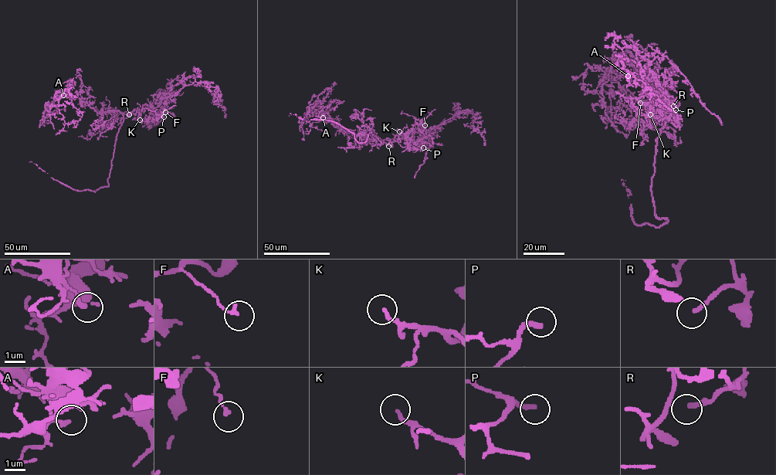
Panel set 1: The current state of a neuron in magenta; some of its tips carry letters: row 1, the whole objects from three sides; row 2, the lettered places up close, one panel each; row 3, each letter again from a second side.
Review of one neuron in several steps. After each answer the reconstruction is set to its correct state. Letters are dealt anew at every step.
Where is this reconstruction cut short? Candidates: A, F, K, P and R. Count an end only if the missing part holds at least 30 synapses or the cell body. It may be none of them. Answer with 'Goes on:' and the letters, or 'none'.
Goes on: K, P

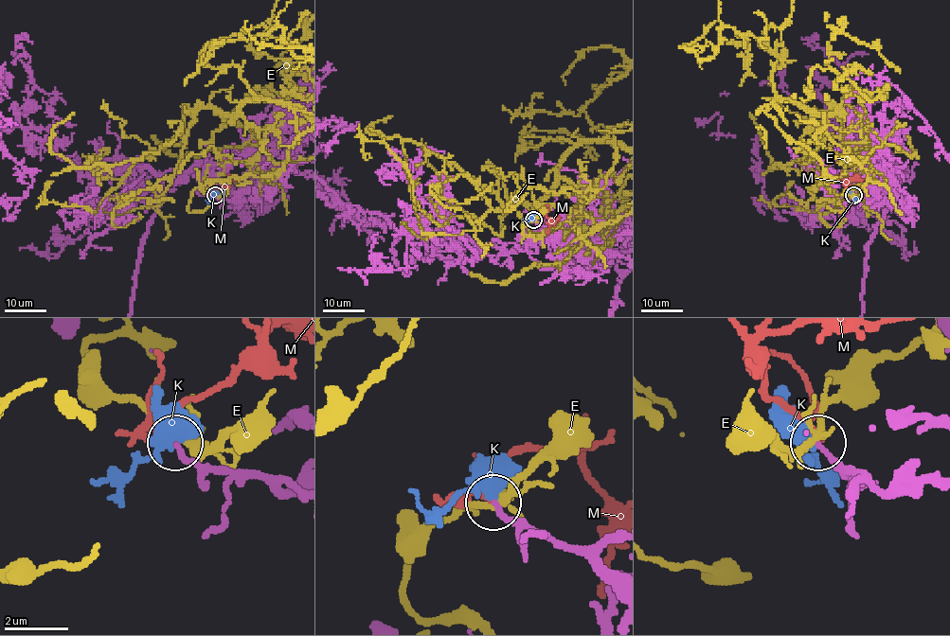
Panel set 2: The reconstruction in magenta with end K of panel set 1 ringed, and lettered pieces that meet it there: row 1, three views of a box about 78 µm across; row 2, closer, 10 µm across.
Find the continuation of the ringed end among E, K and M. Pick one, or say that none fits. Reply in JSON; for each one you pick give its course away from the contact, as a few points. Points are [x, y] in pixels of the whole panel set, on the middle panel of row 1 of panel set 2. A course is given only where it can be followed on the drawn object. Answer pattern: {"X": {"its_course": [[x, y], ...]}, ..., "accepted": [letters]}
{"M": {"its_course": [[533, 220], [536, 213], [544, 212], [548, 220], [547, 235]]}, "accepted": ["M"]}

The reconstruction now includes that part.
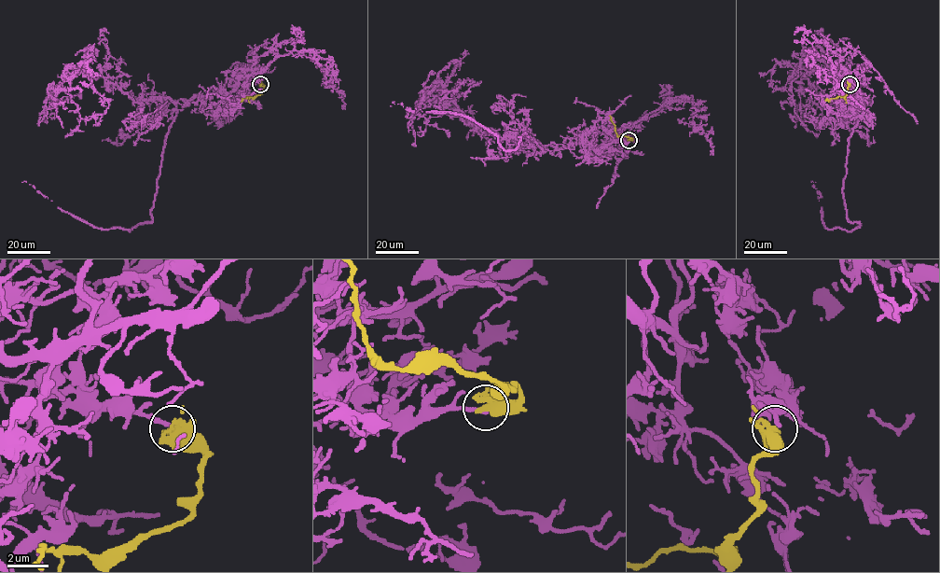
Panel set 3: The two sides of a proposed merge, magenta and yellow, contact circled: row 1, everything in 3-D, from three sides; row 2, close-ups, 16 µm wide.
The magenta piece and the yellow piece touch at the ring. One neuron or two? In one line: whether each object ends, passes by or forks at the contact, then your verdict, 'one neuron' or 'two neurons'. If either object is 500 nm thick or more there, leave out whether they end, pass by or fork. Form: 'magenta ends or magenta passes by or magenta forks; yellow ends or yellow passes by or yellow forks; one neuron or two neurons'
magenta ends; yellow forks; two neurons

